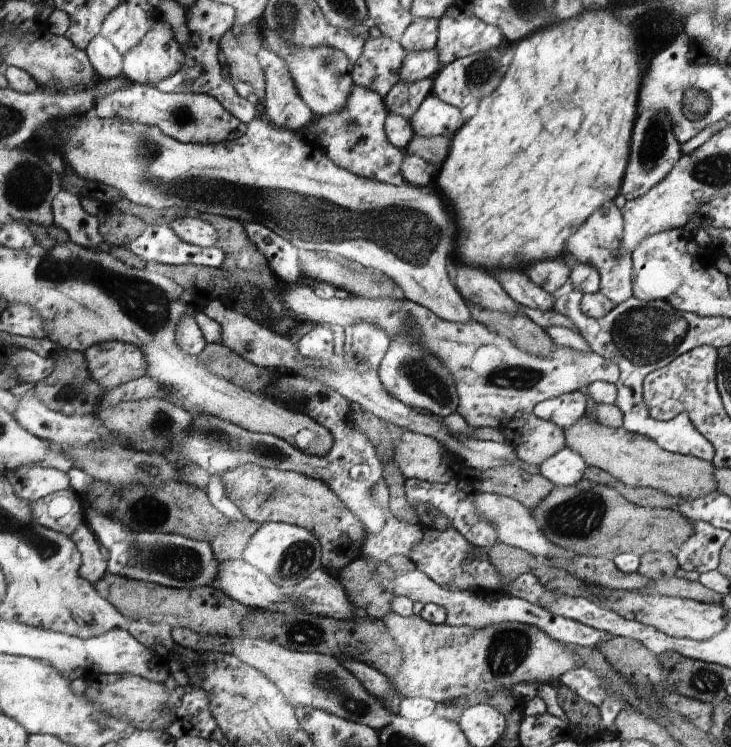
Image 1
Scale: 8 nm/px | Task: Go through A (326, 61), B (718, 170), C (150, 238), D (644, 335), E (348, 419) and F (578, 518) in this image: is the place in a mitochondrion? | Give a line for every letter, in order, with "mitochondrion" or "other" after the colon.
A: mitochondrion
B: mitochondrion
C: other
D: mitochondrion
E: other
F: mitochondrion

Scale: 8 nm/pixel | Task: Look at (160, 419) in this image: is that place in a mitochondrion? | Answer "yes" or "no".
yes

